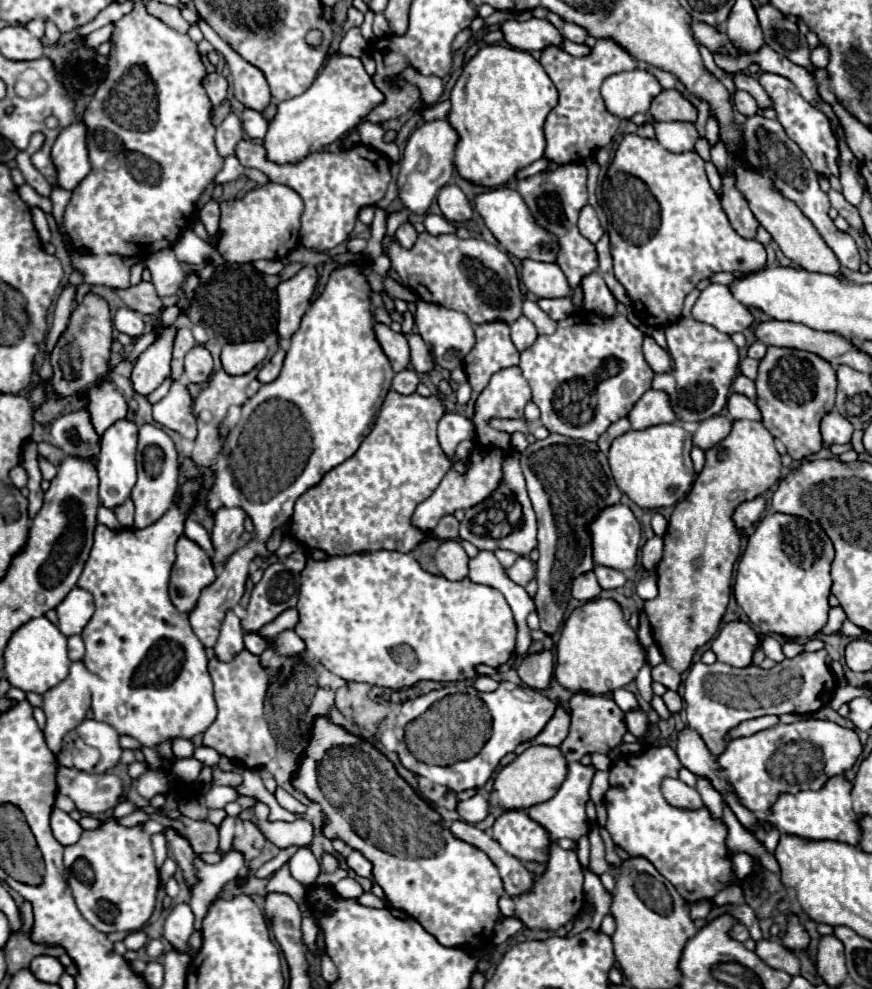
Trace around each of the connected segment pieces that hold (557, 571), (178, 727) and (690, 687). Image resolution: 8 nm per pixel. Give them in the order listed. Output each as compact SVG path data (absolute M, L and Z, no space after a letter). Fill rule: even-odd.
M549 434L549 438L529 444L527 450L521 452L519 462L527 480L529 498L537 514L539 528L537 540L541 556L535 572L539 582L539 590L535 594L537 614L541 620L541 630L555 634L571 600L571 580L595 568L589 526L595 522L601 510L621 500L621 492L613 482L607 454L603 454L595 442Z
M199 476L185 480L179 502L147 528L109 530L99 524L93 550L77 582L95 600L95 614L81 634L87 648L83 664L97 676L93 716L149 748L169 738L193 738L217 718L205 648L167 594L175 542L185 530L185 520L201 488Z
M825 650L801 652L791 660L785 658L775 664L771 670L763 670L759 666L733 668L721 662L707 666L697 662L689 668L689 676L683 684L687 724L701 734L713 754L721 754L725 734L745 720L769 714L815 714L819 708L829 704L837 690L837 678L829 670L825 656Z

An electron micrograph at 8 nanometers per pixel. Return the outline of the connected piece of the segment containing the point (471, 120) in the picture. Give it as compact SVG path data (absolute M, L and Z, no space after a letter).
M485 46L481 48L463 68L459 80L455 82L451 90L451 112L449 112L449 124L459 134L457 146L455 146L455 166L459 174L481 186L501 186L515 178L515 174L529 166L531 162L539 160L545 150L545 138L543 138L543 124L549 112L557 104L557 88L553 86L551 78L529 52L517 50L511 46Z

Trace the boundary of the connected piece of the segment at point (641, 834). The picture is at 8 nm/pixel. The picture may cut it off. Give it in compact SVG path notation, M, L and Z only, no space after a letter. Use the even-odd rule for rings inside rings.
M645 746L645 754L633 756L633 754L623 754L619 760L611 766L609 770L609 784L611 788L605 794L605 808L607 808L607 830L613 838L613 842L623 848L631 856L645 856L655 864L655 868L677 888L677 892L687 900L687 902L699 902L699 900L709 900L729 888L737 886L739 880L735 878L733 872L733 862L729 858L729 848L727 848L727 826L721 818L713 818L707 806L699 810L683 810L671 806L663 794L661 794L661 784L663 777L676 777L681 768L681 762L675 754L673 748L669 746L655 746L649 748Z

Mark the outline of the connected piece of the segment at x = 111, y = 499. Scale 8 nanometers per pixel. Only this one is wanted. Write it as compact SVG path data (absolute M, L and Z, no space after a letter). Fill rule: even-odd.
M119 420L115 422L109 430L105 430L103 440L101 440L101 454L97 462L97 472L99 472L99 496L101 502L107 508L115 508L123 504L131 488L137 482L137 468L135 468L135 448L137 448L137 424L131 420Z

